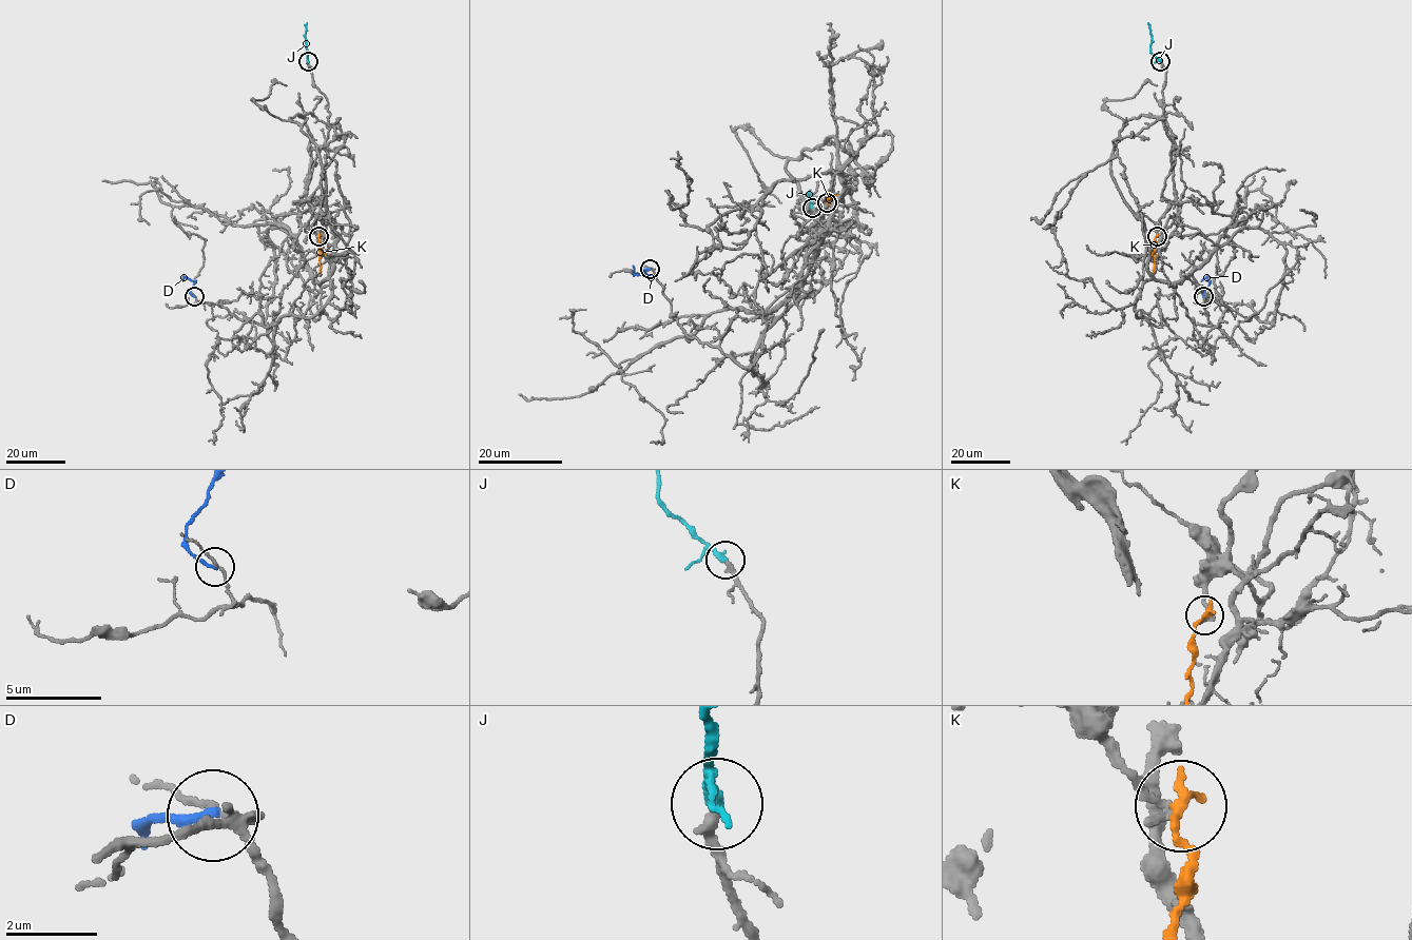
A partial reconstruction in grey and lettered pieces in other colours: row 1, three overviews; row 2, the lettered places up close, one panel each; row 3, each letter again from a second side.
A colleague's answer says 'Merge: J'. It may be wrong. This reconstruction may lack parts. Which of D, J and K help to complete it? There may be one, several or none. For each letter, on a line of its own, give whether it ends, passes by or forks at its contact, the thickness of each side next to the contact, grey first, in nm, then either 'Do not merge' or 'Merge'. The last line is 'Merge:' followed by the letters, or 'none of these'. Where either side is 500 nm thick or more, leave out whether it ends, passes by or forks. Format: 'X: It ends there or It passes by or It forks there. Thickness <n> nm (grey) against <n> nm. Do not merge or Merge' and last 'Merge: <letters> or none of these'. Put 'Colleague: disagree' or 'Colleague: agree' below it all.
D: It ends there. Thickness 130 nm (grey) against 170 nm. Do not merge
J: It ends there. Thickness 280 nm (grey) against 280 nm. Merge
K: It ends there. Thickness 220 nm (grey) against 280 nm. Do not merge
Merge: J
Colleague: agree

